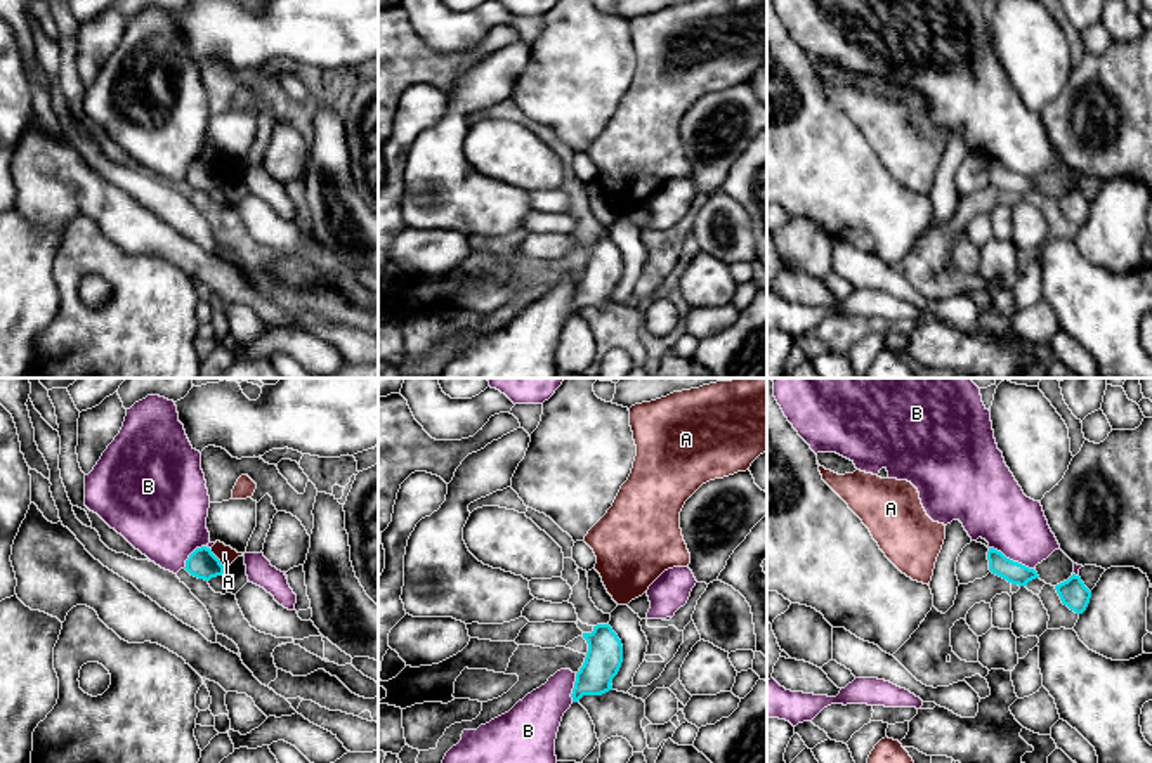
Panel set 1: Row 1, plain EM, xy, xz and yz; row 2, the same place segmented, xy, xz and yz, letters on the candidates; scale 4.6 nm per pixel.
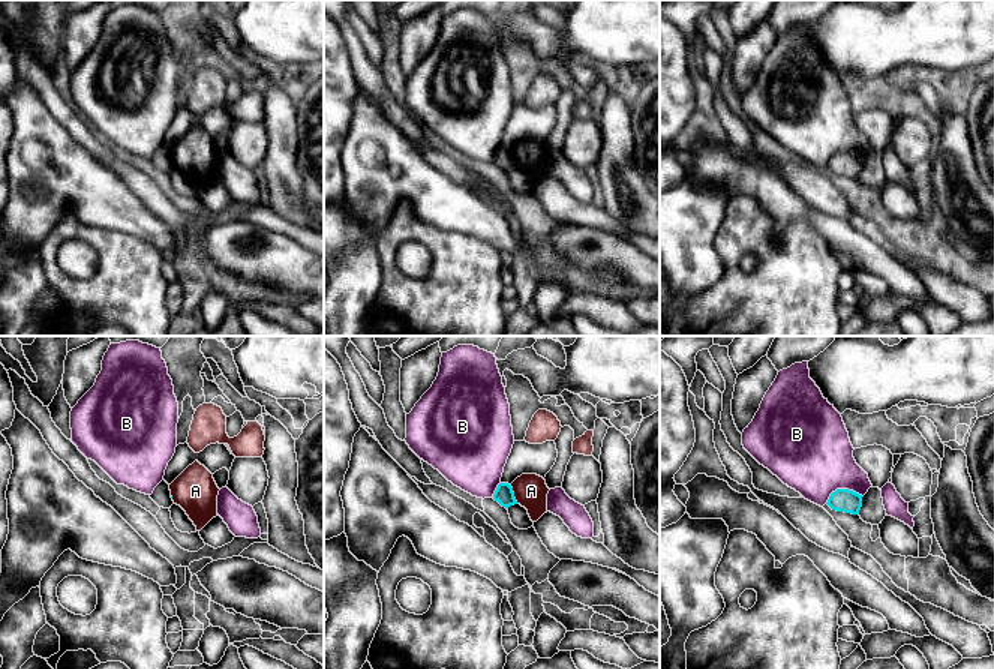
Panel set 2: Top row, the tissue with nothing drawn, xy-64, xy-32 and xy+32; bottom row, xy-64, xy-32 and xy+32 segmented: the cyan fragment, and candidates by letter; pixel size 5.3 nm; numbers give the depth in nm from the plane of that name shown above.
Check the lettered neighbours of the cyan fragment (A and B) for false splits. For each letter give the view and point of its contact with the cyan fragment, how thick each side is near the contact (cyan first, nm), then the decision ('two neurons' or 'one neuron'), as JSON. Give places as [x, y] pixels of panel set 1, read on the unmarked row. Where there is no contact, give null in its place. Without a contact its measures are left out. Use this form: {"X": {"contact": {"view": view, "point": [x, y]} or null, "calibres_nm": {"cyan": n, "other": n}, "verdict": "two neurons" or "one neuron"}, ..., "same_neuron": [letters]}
{"A": {"contact": {"view": "xy", "point": [219, 172]}, "calibres_nm": {"cyan": 140, "other": 80}, "verdict": "two neurons"}, "B": {"contact": {"view": "yz", "point": [1012, 172]}, "calibres_nm": {"cyan": 100, "other": 300}, "verdict": "two neurons"}, "same_neuron": []}

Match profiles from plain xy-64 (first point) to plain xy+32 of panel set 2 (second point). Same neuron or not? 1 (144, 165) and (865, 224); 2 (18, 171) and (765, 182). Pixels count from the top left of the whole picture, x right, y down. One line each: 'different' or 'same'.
1: different
2: same

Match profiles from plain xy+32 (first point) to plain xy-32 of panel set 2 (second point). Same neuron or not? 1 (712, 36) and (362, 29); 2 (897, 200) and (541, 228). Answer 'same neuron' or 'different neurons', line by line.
1: different neurons
2: different neurons

